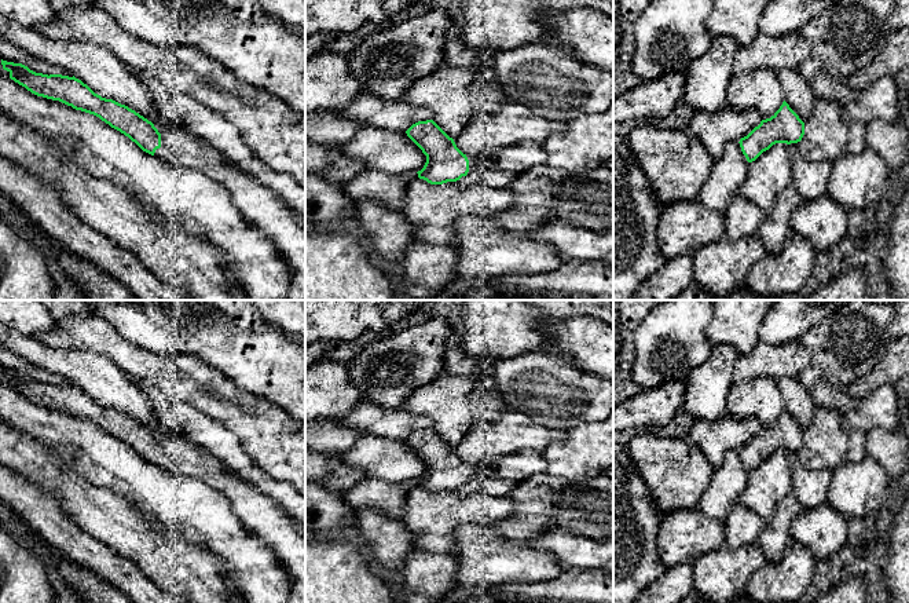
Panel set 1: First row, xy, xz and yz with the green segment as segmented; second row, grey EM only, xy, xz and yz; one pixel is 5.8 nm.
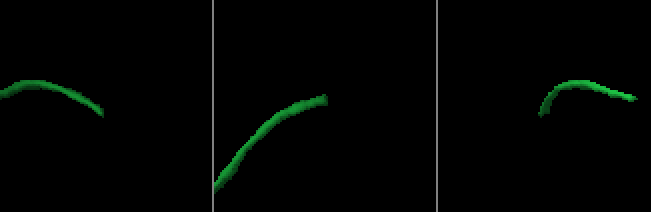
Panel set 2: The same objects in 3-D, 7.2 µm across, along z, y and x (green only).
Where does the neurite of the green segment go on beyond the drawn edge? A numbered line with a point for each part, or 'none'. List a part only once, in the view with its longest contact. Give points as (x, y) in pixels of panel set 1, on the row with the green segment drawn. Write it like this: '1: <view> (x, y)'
1: xy (261, 207)

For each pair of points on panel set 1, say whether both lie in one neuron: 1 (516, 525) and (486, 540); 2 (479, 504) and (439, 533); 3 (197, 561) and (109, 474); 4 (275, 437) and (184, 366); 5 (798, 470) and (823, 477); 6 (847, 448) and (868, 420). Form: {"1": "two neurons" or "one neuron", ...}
{"1": "two neurons", "2": "one neuron", "3": "two neurons", "4": "one neuron", "5": "one neuron", "6": "two neurons"}

